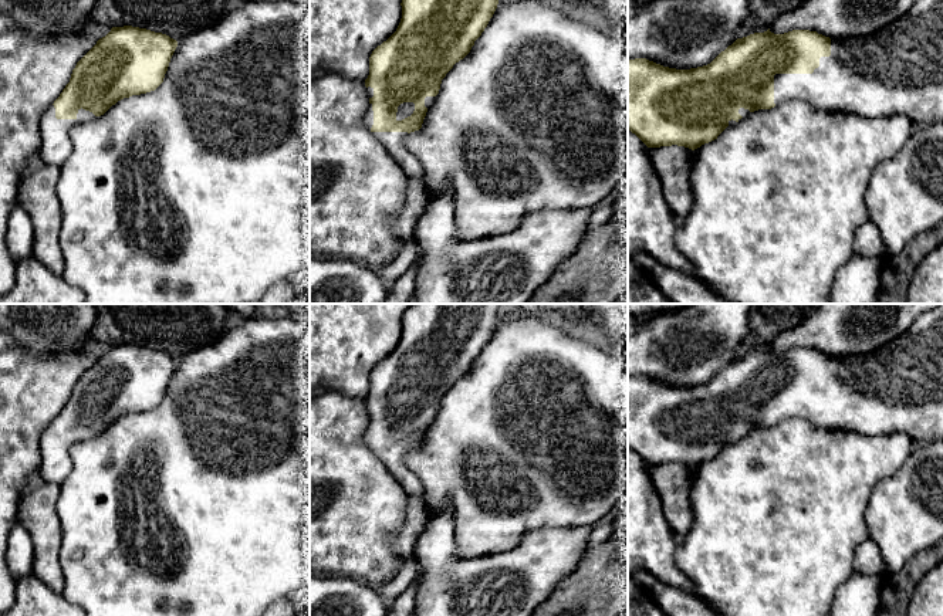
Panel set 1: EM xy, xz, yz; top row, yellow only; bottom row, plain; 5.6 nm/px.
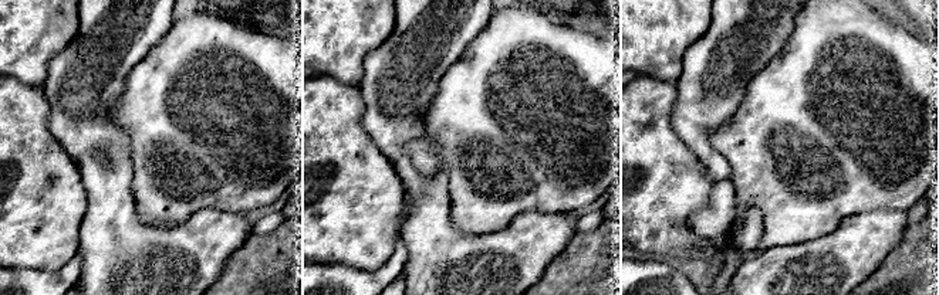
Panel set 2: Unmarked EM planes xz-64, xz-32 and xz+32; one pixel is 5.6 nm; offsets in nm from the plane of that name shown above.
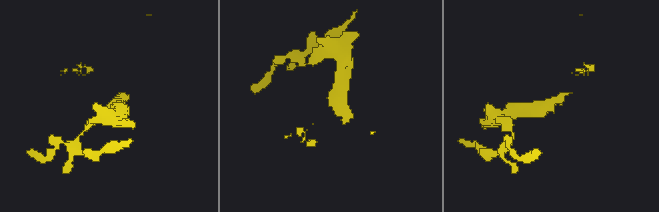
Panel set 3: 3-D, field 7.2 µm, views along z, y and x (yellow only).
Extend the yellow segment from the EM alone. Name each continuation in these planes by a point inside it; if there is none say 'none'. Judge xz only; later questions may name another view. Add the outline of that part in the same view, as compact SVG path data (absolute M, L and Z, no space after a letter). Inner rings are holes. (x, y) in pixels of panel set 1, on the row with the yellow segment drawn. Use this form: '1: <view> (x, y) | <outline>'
1: xz (405, 110) | M403 102L398 106L396 112L396 121L402 121L408 116L410 116L415 111L415 104L413 102Z

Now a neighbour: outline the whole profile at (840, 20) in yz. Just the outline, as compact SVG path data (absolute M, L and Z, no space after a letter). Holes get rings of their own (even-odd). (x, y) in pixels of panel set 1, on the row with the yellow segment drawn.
M805 0L795 10L781 14L768 28L774 34L784 34L792 30L810 30L836 41L871 37L907 13L916 1L917 0Z

